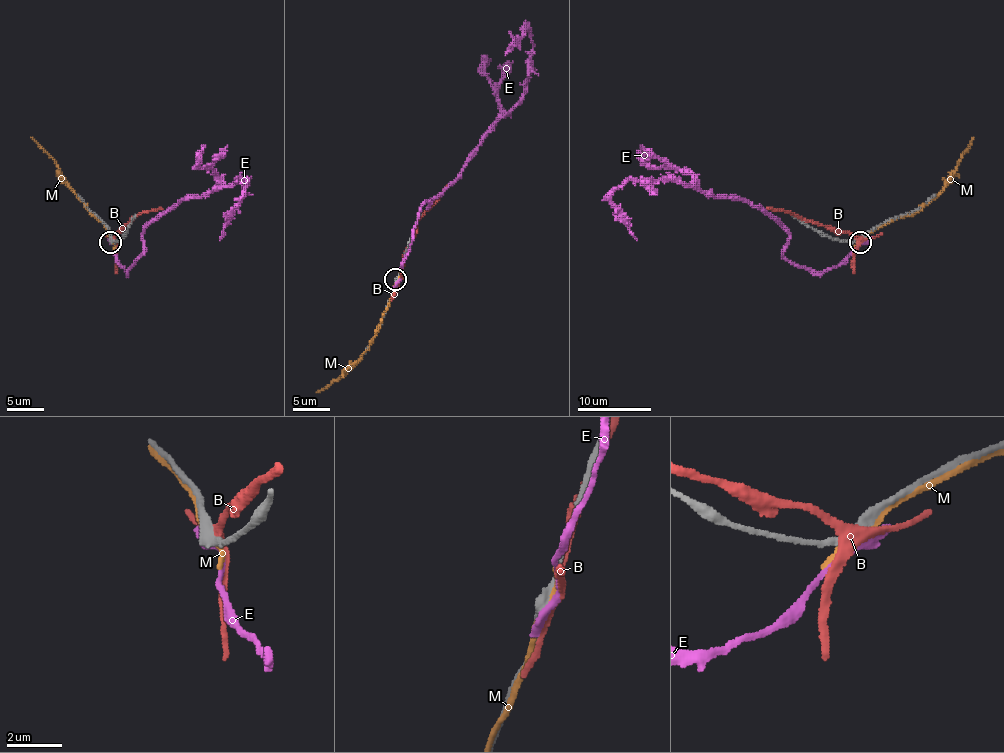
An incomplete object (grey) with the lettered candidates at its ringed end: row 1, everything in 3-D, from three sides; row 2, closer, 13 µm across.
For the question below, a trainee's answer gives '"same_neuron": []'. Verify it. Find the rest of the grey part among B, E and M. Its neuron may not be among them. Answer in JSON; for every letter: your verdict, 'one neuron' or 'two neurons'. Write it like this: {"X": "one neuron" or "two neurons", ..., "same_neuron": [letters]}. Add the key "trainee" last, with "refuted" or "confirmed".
{"B": "two neurons", "E": "two neurons", "M": "two neurons", "same_neuron": [], "trainee": "confirmed"}

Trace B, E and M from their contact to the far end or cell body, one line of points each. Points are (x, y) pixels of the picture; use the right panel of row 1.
B: (860, 240), (783, 211), (766, 209)
E: (862, 242), (809, 271), (750, 201), (625, 179), (611, 201), (636, 240)
M: (869, 233), (924, 207), (942, 189), (974, 137)

